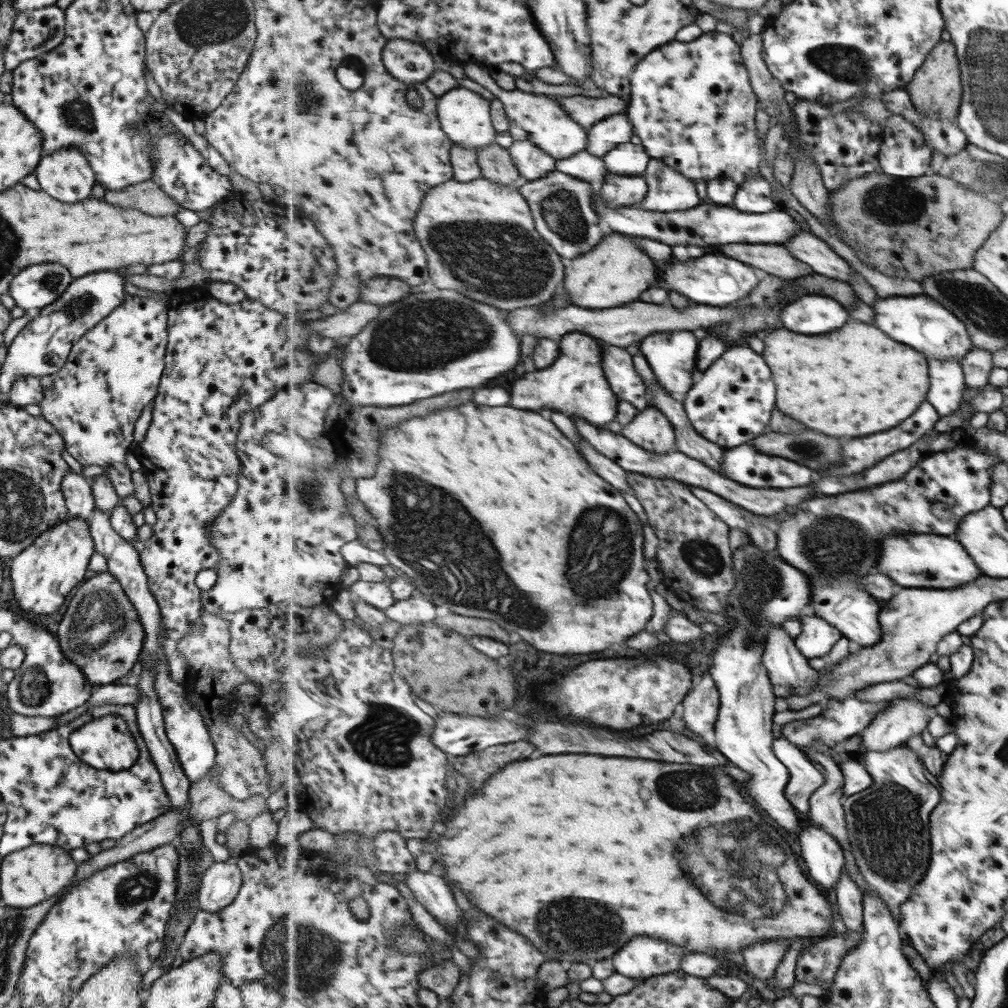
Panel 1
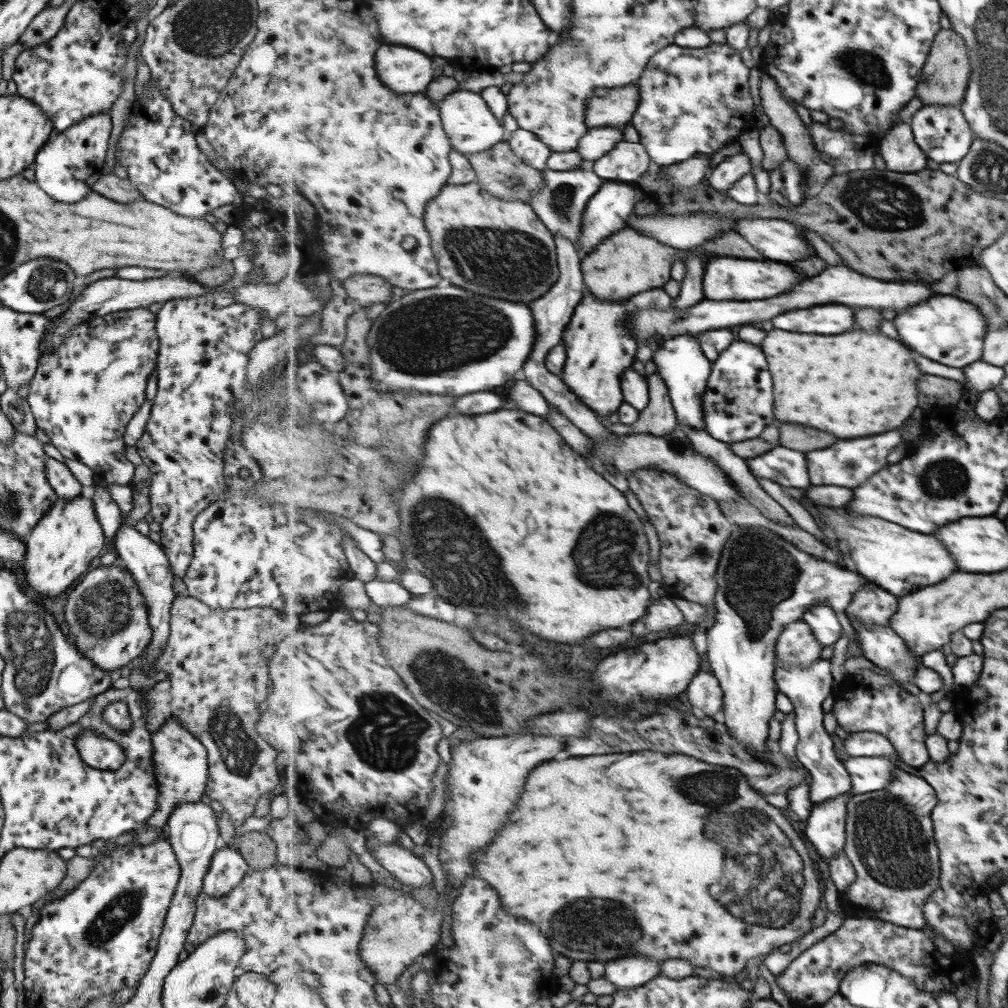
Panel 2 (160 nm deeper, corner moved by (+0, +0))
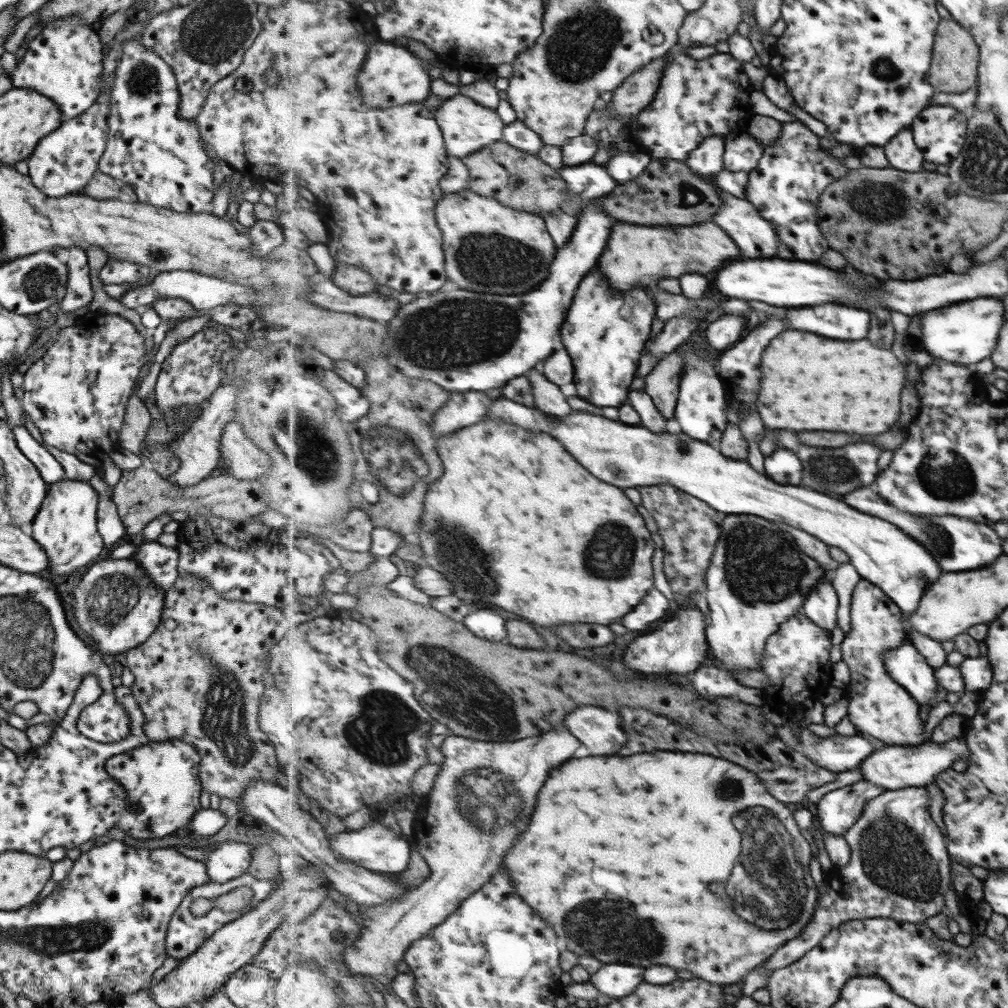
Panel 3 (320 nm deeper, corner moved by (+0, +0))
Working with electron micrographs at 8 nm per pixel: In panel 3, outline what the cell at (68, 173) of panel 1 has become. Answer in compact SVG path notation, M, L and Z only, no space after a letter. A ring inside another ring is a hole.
M112 45L109 52L102 58L102 78L105 86L103 92L96 98L96 102L83 114L71 120L64 120L60 126L50 134L38 140L35 149L27 160L27 170L31 184L45 194L57 198L81 192L83 186L97 171L101 154L103 154L107 137L107 114L109 114L109 90L113 80L113 69L120 55L120 45Z

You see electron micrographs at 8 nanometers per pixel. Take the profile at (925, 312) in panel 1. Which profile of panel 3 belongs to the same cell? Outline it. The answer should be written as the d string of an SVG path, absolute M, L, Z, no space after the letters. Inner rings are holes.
M979 297L931 310L923 317L922 323L923 346L931 356L951 361L951 364L973 366L993 354L1005 323L1005 308L1002 300L996 297Z

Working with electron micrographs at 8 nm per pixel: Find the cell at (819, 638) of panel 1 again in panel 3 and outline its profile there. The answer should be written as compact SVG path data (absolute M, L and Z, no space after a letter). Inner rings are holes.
M823 580L815 590L811 591L802 610L815 624L832 631L837 626L837 608L839 608L839 596L829 580Z

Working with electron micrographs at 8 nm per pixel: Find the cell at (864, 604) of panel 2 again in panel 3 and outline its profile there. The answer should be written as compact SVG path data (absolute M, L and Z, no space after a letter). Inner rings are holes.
M861 580L853 592L852 623L850 631L845 635L840 644L843 652L843 661L849 666L851 679L849 691L849 715L850 722L857 728L858 734L871 735L887 745L922 745L925 741L925 726L921 720L919 703L911 696L911 693L889 674L886 669L885 651L893 649L907 642L909 637L905 625L902 623L905 614L899 606L885 594L879 586L873 585L869 580Z

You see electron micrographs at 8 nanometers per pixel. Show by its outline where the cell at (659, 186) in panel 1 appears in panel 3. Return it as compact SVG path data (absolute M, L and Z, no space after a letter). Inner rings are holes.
M711 136L703 141L686 161L687 166L695 174L718 174L724 170L724 155L726 139L721 136Z

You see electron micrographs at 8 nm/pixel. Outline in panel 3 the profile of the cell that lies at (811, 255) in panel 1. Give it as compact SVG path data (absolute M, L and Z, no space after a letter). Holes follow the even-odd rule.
M719 187L717 189L724 201L712 220L734 238L739 248L742 248L742 252L747 252L749 258L773 258L773 256L777 256L781 237L779 237L773 224L760 215L759 209L750 200L739 198Z

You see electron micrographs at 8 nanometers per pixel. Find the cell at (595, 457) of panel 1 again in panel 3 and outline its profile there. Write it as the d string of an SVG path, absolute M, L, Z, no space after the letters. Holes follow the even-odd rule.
M539 370L531 372L531 384L533 384L533 394L537 400L537 406L547 412L553 418L563 418L567 414L571 414L571 406L565 402L567 400L565 392L561 392L560 386L549 382Z

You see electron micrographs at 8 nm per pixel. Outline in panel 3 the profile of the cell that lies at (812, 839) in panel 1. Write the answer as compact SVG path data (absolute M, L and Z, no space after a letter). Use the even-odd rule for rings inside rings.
M863 778L829 791L815 804L823 833L844 835L858 823L867 804L885 791L881 785Z

